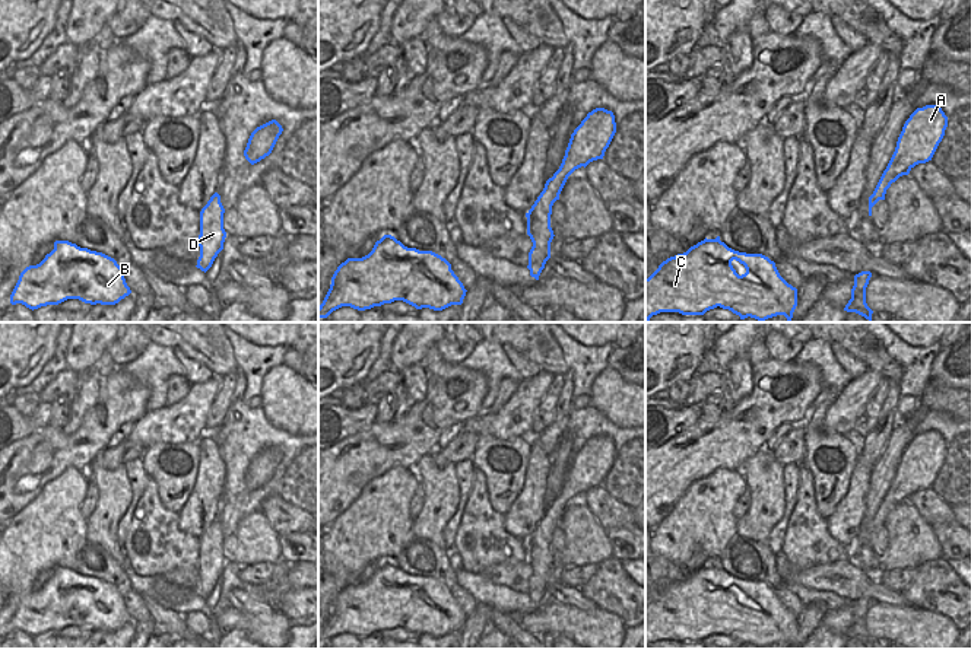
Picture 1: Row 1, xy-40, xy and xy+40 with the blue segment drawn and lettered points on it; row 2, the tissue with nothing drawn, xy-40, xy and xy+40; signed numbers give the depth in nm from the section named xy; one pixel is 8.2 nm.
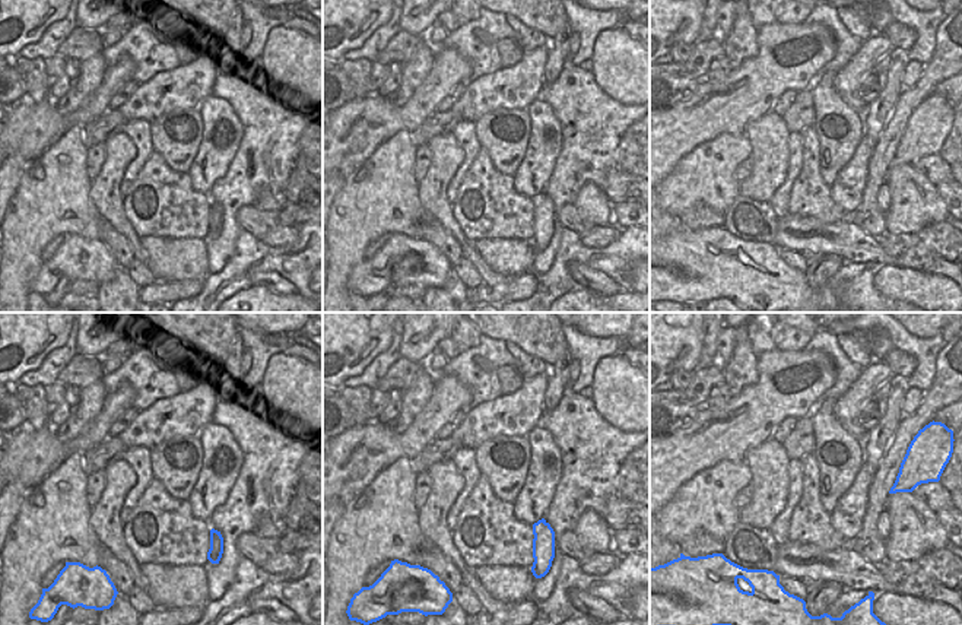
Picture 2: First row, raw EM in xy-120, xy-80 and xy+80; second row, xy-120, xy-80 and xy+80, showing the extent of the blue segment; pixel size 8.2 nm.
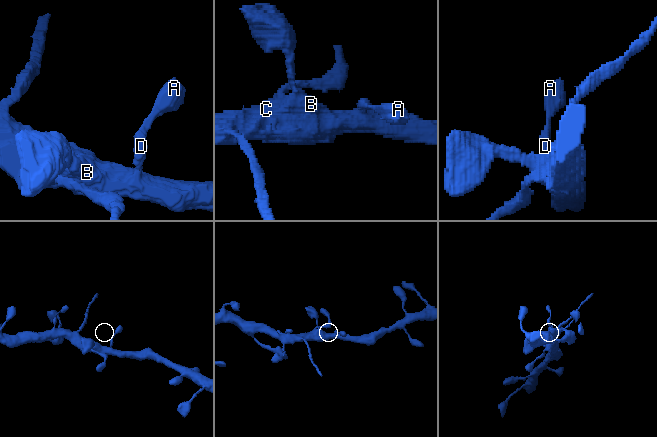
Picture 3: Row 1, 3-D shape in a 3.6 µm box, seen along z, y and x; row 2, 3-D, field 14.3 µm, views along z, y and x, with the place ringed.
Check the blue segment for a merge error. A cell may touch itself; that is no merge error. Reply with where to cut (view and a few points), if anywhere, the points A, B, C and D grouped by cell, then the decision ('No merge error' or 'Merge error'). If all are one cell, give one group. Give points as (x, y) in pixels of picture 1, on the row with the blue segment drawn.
No split. Groups: A B C D. No merge error.

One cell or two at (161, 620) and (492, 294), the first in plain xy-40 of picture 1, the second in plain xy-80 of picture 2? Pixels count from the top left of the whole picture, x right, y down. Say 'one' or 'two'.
two

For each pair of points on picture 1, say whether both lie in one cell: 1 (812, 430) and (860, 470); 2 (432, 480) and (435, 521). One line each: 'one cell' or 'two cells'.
1: two cells
2: one cell

